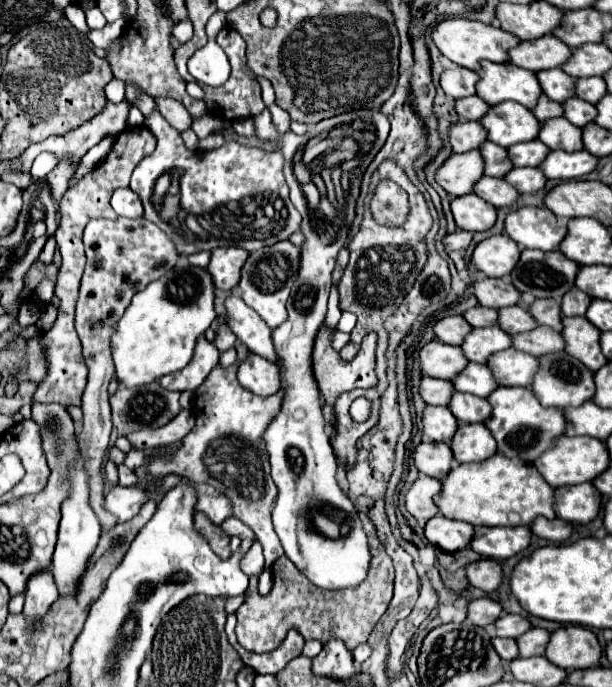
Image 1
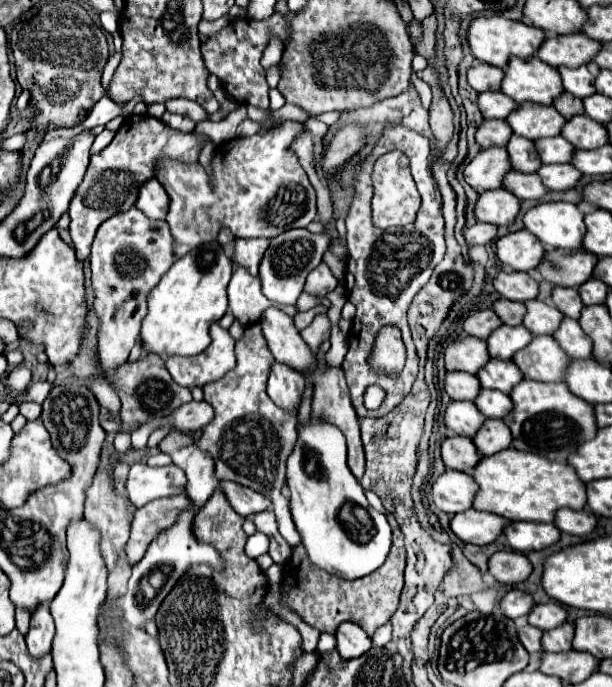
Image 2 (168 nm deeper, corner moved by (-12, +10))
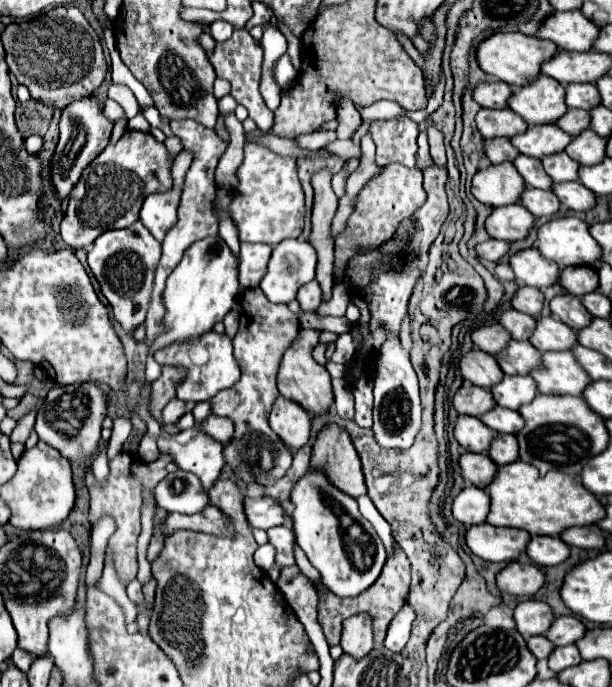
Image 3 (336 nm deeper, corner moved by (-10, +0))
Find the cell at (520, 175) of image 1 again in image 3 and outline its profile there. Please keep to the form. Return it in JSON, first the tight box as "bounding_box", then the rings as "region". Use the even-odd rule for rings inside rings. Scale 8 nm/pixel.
{"bounding_box":[552,182,596,212],"region":[[[560,182],[552,186],[552,192],[558,196],[558,200],[576,212],[588,212],[596,206],[596,196],[588,188],[584,188],[580,182]]]}

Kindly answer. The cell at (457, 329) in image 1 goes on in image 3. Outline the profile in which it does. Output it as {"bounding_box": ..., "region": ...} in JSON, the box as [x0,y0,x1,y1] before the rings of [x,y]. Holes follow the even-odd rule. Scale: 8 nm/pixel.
{"bounding_box":[472,324,512,354],"region":[[[492,324],[492,326],[482,326],[472,334],[474,344],[488,352],[488,354],[498,354],[502,352],[502,348],[512,340],[510,334],[506,334],[506,328],[502,328],[500,324]]]}

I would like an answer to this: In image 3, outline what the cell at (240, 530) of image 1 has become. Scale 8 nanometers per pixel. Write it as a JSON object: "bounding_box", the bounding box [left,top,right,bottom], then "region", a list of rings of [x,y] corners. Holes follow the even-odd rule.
{"bounding_box":[268,526,294,566],"region":[[[276,526],[268,530],[268,538],[276,548],[276,566],[294,566],[294,532],[286,526]]]}

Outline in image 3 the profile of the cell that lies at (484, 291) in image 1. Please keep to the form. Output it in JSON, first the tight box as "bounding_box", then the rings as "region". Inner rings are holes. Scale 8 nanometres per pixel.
{"bounding_box":[512,286,544,316],"region":[[[522,286],[512,298],[512,308],[532,316],[538,316],[542,312],[542,304],[544,304],[544,294],[538,288],[530,286]]]}

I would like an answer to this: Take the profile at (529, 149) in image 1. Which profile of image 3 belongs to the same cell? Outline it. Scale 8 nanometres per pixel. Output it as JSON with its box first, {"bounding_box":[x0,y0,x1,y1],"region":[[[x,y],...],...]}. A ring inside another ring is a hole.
{"bounding_box":[542,152,580,182],"region":[[[566,152],[544,156],[542,164],[544,164],[546,174],[554,182],[572,182],[572,180],[578,180],[578,168],[580,168],[580,164],[574,162]]]}

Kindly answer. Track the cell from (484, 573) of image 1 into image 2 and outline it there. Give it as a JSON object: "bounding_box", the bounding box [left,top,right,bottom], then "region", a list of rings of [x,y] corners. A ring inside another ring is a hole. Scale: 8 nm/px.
{"bounding_box":[488,550,532,584],"region":[[[502,550],[490,556],[488,572],[502,584],[518,584],[530,576],[532,564],[520,552]]]}

